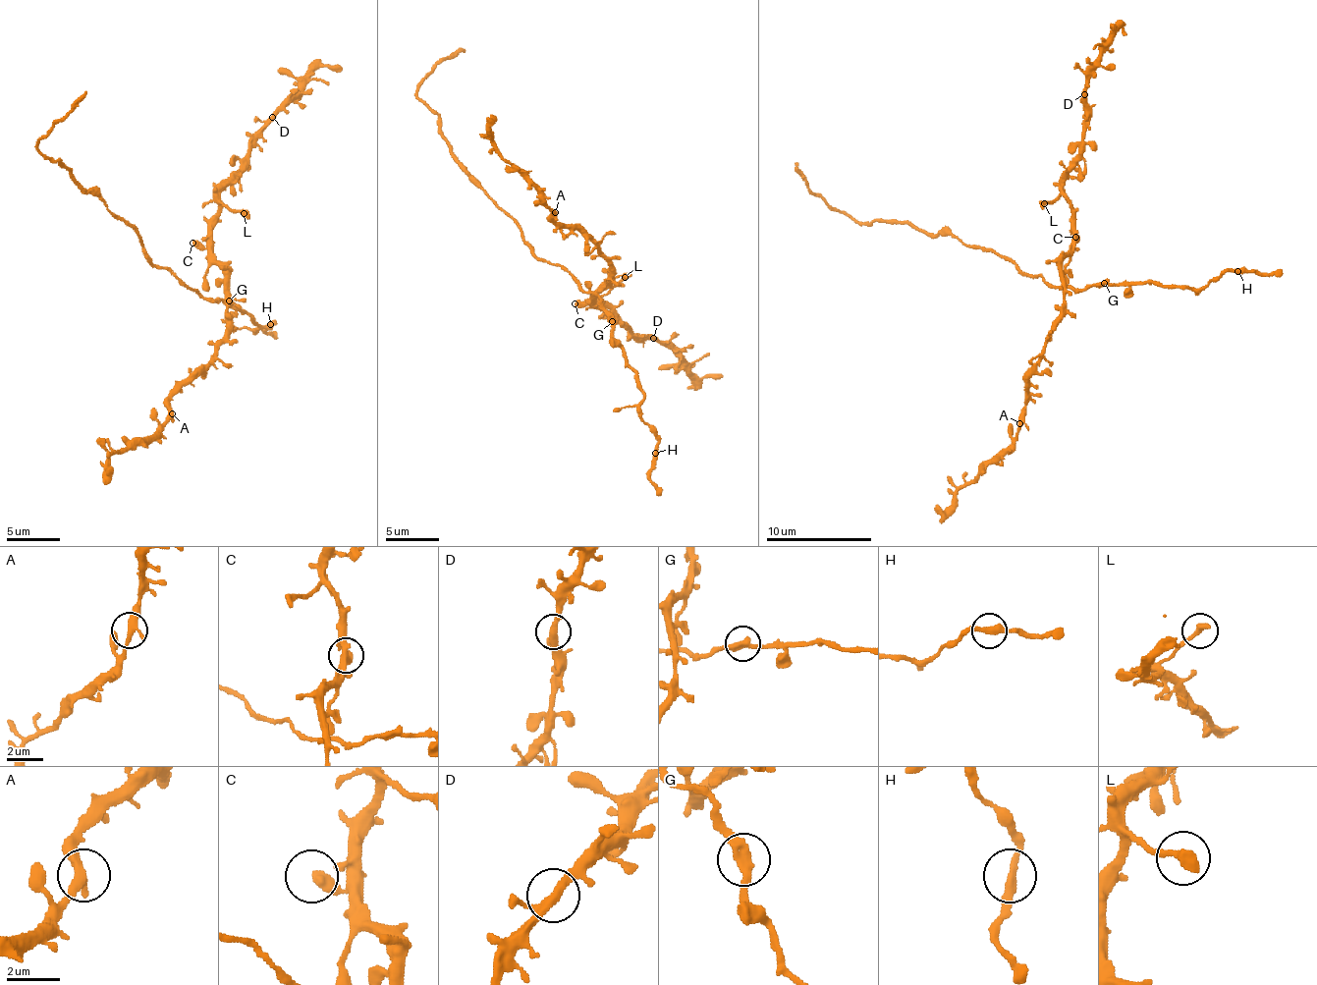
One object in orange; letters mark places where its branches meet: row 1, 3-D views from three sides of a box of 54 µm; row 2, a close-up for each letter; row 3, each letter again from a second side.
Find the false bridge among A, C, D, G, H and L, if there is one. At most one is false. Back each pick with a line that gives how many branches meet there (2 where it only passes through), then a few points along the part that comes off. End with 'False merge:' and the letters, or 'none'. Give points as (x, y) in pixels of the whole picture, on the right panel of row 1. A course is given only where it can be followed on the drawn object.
False merge: none

